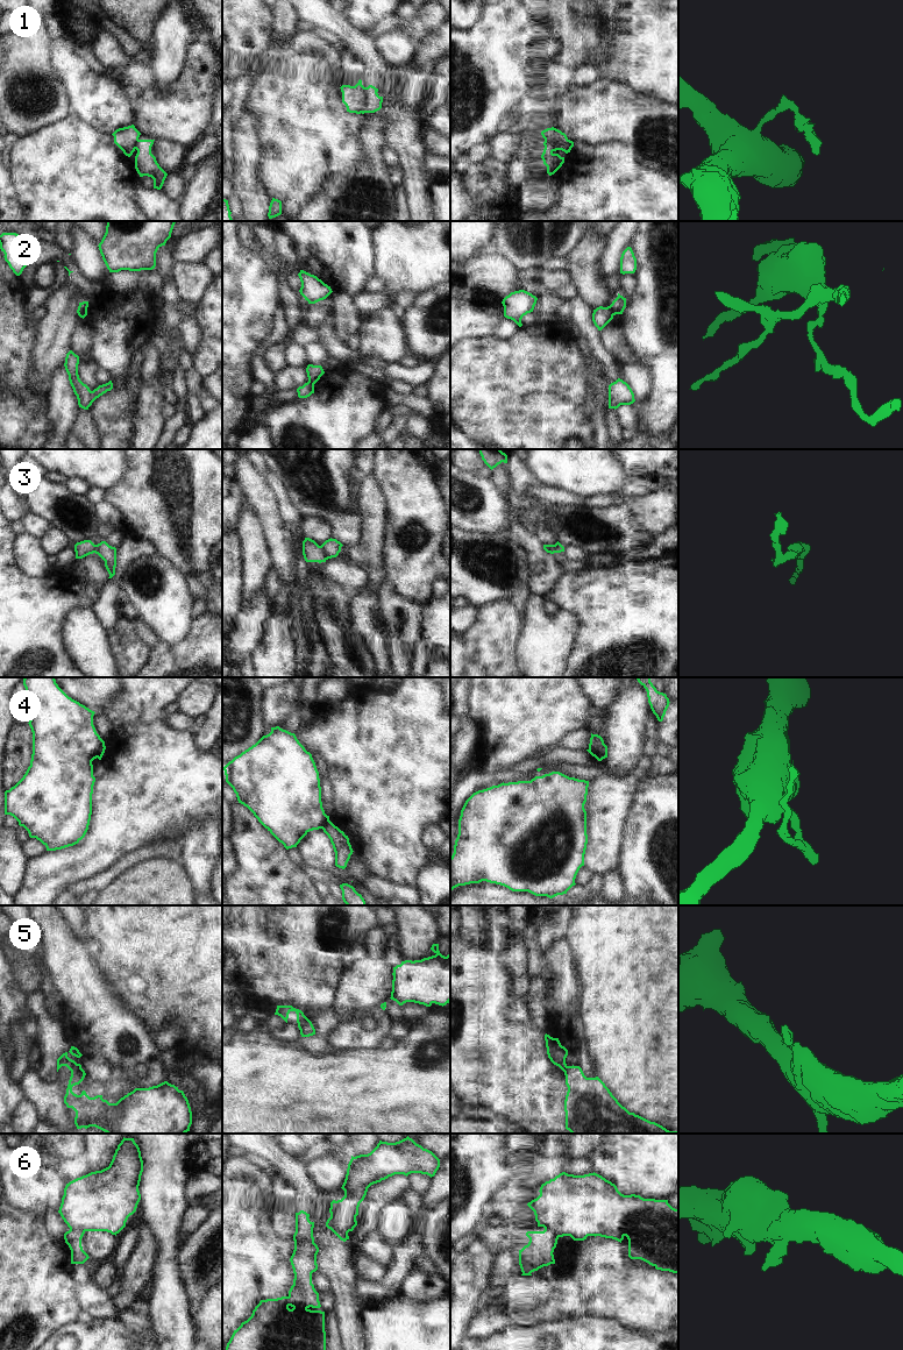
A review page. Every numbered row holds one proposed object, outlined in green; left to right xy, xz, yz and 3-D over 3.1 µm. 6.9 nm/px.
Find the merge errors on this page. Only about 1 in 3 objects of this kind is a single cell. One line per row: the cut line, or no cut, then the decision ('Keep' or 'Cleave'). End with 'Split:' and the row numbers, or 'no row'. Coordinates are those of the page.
1: Split along xz (364, 87), (364, 106), (361, 112). Cleave
2: Split along yz (608, 306), (613, 314). Cleave
3: Split along xz (320, 546), (327, 559). Cleave
4: Split along xy (104, 743), (96, 757). Cleave
5: Split along xy (80, 1066), (71, 1074). Cleave
6: Split along xz (312, 1233), (305, 1237), (296, 1237), (293, 1240). Cleave
Split: 1, 2, 3, 4, 5, 6.

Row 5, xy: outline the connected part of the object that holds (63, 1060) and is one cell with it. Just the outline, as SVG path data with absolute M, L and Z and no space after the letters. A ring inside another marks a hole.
M67 1052L63 1053L58 1059L57 1059L57 1072L62 1066L66 1066L70 1071L71 1074L79 1067L81 1067L80 1064L77 1064L74 1060L70 1059L67 1057Z

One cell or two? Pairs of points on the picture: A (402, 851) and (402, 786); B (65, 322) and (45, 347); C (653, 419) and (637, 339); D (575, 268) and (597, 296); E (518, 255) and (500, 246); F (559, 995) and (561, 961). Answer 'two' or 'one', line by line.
A: one
B: one
C: one
D: one
E: one
F: one

